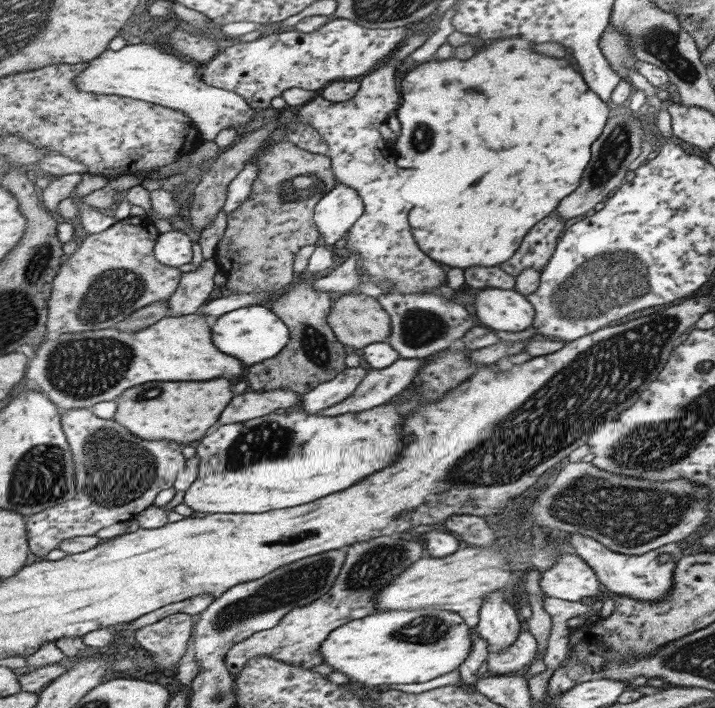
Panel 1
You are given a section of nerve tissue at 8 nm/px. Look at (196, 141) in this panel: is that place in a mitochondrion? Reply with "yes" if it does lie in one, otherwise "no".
no

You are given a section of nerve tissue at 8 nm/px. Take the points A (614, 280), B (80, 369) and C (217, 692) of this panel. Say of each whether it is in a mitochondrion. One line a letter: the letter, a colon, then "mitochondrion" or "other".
A: mitochondrion
B: mitochondrion
C: mitochondrion

